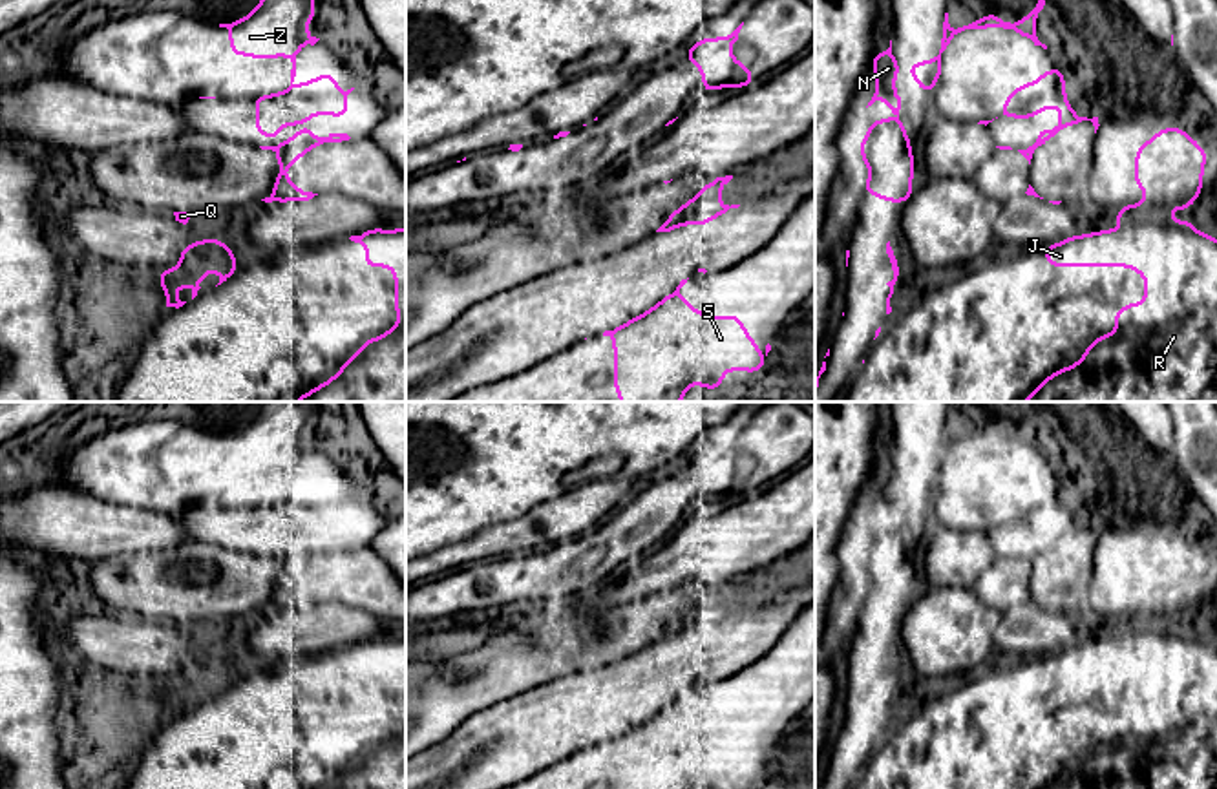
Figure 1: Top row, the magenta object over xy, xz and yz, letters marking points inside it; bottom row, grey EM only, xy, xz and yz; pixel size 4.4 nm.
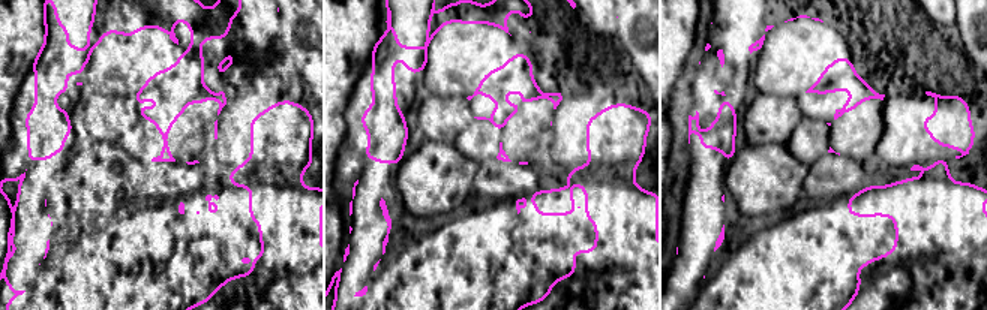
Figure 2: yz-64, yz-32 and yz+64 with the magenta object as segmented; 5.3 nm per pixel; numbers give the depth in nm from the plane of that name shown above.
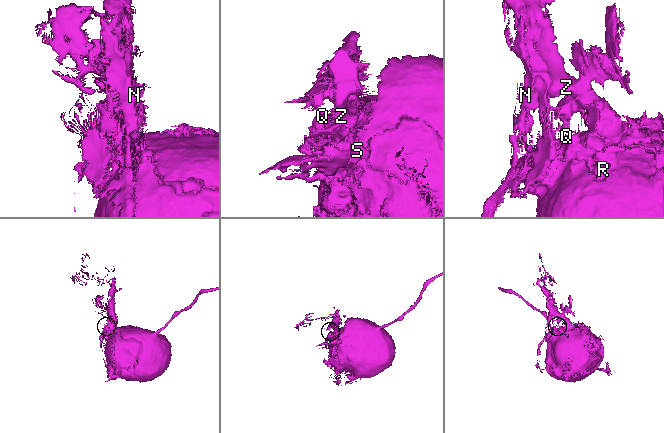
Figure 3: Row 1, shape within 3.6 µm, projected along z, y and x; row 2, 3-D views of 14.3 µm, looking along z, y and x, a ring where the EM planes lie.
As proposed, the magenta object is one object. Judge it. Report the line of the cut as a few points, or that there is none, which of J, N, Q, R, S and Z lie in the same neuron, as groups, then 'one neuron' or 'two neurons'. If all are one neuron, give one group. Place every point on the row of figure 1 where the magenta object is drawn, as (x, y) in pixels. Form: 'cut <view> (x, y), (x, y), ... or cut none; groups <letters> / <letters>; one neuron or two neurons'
cut none; groups J N Q R S Z; one neuron

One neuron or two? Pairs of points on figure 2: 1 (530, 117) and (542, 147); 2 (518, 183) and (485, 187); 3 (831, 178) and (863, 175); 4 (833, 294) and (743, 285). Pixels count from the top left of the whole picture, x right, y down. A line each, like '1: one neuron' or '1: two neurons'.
1: one neuron
2: one neuron
3: one neuron
4: one neuron

